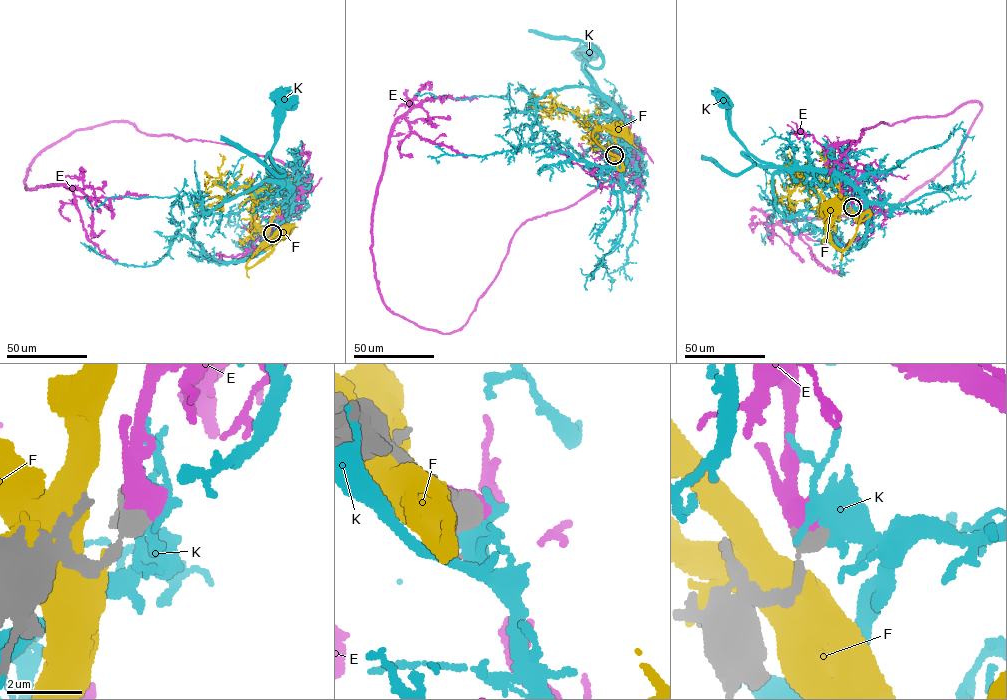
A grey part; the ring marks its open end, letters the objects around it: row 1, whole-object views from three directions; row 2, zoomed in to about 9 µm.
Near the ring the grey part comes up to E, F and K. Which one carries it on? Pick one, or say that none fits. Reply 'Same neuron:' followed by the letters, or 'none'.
Same neuron: E

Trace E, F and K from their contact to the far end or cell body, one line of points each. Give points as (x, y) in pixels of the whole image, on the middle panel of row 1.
E: (614, 155), (638, 148), (639, 165), (529, 219), (469, 319), (440, 333), (394, 314), (375, 278), (394, 121)
F: (613, 154), (618, 159), (600, 146), (592, 133), (601, 125), (622, 130)
K: (614, 156), (623, 166), (625, 142), (618, 112), (586, 68), (587, 56), (592, 50), (591, 53)

